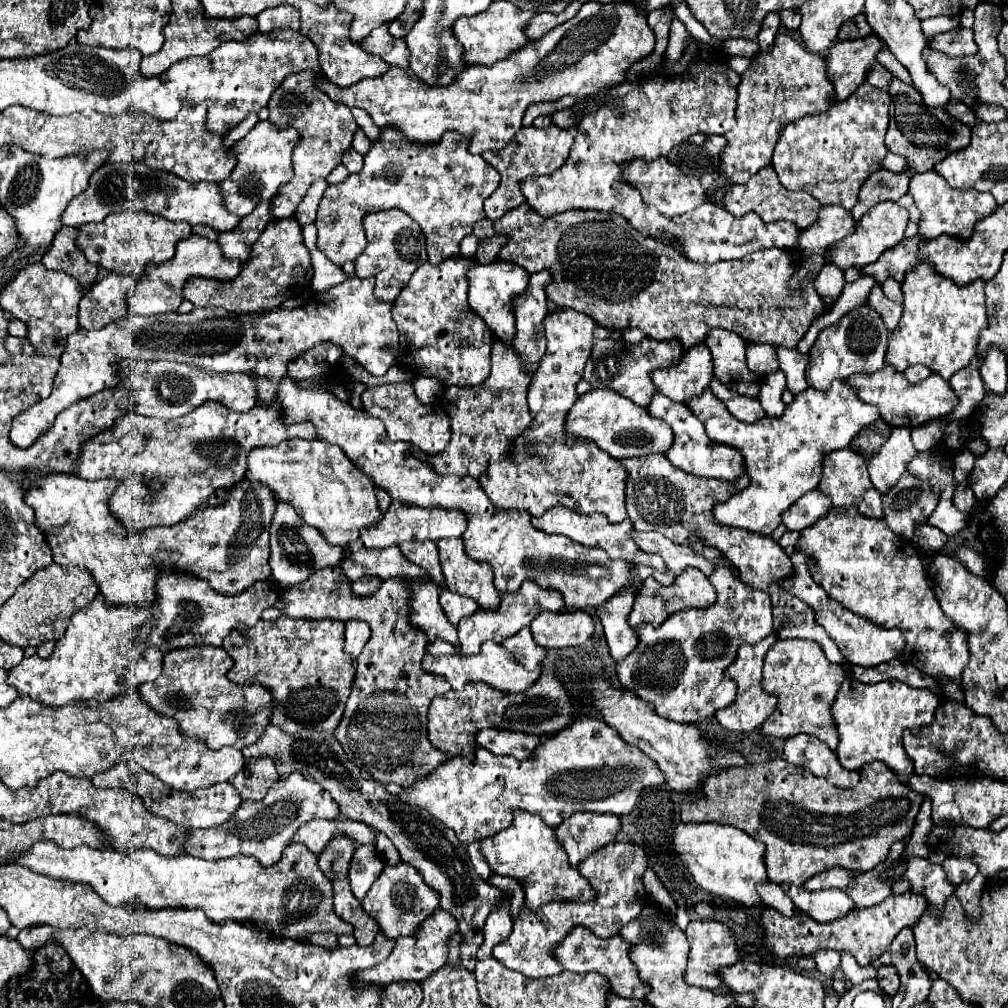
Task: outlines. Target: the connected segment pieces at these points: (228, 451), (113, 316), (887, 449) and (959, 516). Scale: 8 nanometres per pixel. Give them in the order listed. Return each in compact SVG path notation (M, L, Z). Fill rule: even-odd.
M206 401L204 405L200 405L200 409L194 409L192 413L172 419L172 421L162 421L156 417L128 413L128 415L120 417L112 429L92 437L84 445L80 459L78 459L76 475L84 477L84 479L114 477L120 481L118 489L110 497L110 509L128 529L142 531L146 527L156 527L156 525L170 527L170 525L184 521L184 517L190 517L190 513L194 513L196 509L208 507L208 497L214 491L236 485L236 481L240 481L246 473L246 457L252 449L266 447L266 445L278 445L280 441L294 439L294 437L314 441L314 439L318 439L316 427L308 421L286 425L282 419L282 405L278 401L274 401L270 405L264 405L264 403L256 405L248 413L232 413L230 409L224 409L224 405ZM148 479L160 479L162 489L156 493L146 489Z
M108 273L98 281L80 301L80 327L102 329L128 315L126 295L132 289L134 279L128 275Z
M894 427L888 441L880 447L880 451L866 459L874 487L882 495L888 493L898 483L900 475L906 471L908 463L916 455L918 455L918 451L912 445L910 429L908 427Z
M944 495L938 503L938 509L932 513L932 517L928 517L928 525L938 527L946 535L956 535L966 527L966 513L958 511L950 503L950 497Z

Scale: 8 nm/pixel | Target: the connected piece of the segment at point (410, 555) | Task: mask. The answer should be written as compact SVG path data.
M404 541L400 543L400 551L406 555L408 561L416 563L418 567L426 569L440 581L440 587L444 587L444 579L440 577L440 561L436 553L436 543L434 541Z

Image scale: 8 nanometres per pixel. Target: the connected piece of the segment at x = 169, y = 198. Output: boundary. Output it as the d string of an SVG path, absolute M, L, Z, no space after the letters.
M142 161L132 163L104 163L90 179L90 187L70 201L62 213L62 225L80 227L86 223L100 223L108 213L116 211L148 211L162 215L168 221L186 221L190 225L208 225L216 231L234 229L240 223L238 215L228 213L220 195L218 183L190 183L174 173L152 171Z

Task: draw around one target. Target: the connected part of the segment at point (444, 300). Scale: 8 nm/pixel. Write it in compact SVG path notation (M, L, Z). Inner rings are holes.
M452 257L450 261L444 261L440 265L424 263L416 273L412 275L406 289L396 297L396 305L392 307L392 315L400 333L400 361L410 367L416 375L436 377L446 387L458 385L458 387L470 387L480 385L490 375L490 349L494 343L494 335L488 329L488 325L476 317L476 313L468 307L468 269L476 263L474 257Z

